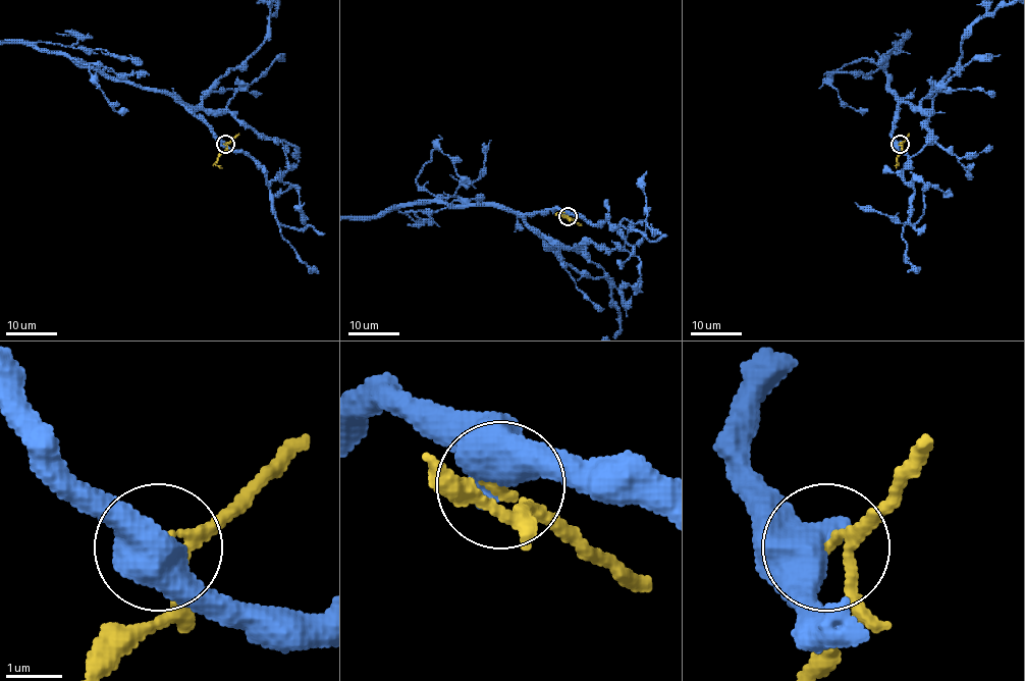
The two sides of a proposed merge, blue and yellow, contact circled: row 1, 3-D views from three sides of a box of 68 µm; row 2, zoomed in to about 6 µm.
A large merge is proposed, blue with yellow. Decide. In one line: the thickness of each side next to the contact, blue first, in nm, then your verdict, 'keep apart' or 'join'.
calibres 480 and 140 nm; join

